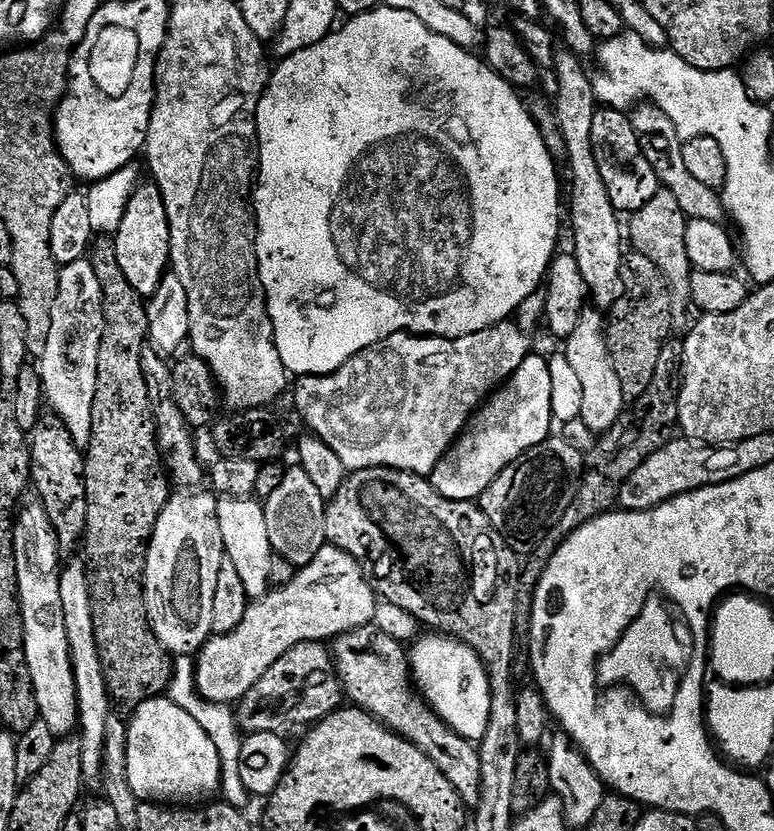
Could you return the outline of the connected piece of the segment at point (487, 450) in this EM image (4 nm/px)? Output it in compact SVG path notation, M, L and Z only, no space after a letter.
M530 354L516 373L505 380L476 409L469 425L456 437L455 444L434 466L430 477L442 498L479 501L480 496L516 460L531 453L553 431L552 371L545 357Z

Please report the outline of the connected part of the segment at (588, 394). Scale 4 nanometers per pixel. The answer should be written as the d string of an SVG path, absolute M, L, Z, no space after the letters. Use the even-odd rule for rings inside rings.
M592 306L585 307L582 318L578 320L577 329L568 336L562 352L567 356L574 375L582 385L582 410L579 420L595 434L610 432L624 415L626 401L622 394L622 385L618 383L618 373L614 371L612 350L608 348L605 313Z

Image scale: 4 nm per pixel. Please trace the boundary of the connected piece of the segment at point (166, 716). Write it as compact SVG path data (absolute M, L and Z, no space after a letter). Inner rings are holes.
M167 695L153 696L137 706L127 721L127 730L126 775L140 802L196 806L213 799L221 791L218 750L196 720Z

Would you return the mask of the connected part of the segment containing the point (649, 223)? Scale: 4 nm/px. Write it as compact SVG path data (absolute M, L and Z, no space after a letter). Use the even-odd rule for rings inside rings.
M661 187L658 194L642 210L633 213L629 220L631 222L630 230L628 229L628 240L631 247L636 252L645 254L654 266L662 270L674 304L689 303L692 299L691 286L694 273L686 249L686 230L689 219L674 194L671 194L668 188Z

